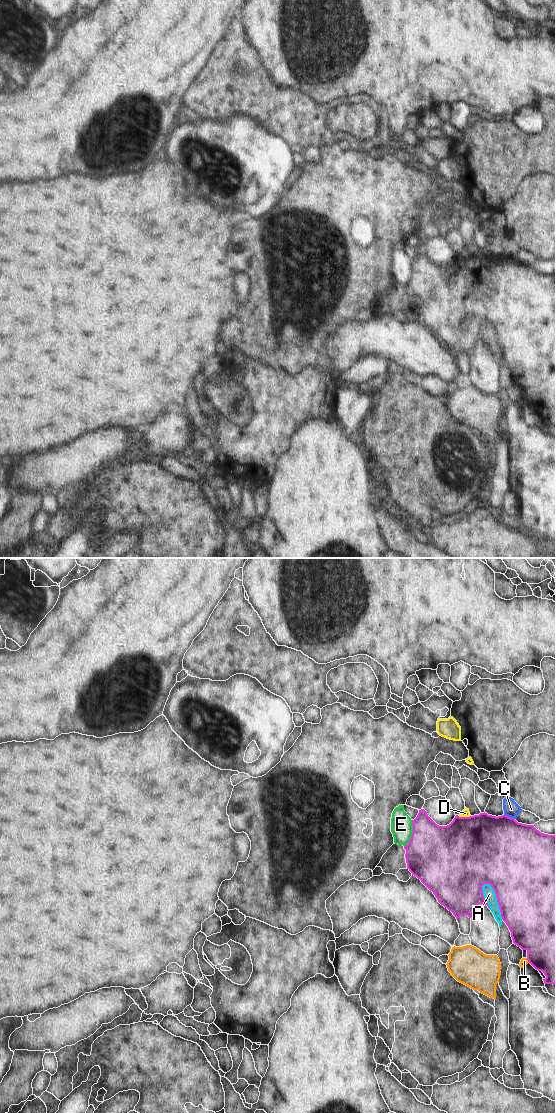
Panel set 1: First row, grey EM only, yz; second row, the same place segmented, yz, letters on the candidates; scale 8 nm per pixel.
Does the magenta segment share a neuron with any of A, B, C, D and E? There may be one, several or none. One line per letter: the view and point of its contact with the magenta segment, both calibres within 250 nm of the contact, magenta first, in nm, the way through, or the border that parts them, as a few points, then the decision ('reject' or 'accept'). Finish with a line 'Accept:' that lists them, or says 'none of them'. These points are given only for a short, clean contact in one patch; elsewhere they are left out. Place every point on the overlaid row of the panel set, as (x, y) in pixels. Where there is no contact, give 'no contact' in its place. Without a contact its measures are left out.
A: meets magenta in yz at (497, 900); 500 nm thick on the magenta side, 100 nm on the other; reject
B: meets magenta in yz at (527, 959); 460 nm thick on the magenta side, 60 nm on the other; reject
C: meets magenta in yz at (509, 817); 480 nm thick on the magenta side, 130 nm on the other; border along yz (504, 814), (514, 819); reject
D: meets magenta in yz at (464, 817); 500 nm thick on the magenta side, 60 nm on the other; border along yz (457, 815), (470, 816); reject
E: meets magenta in yz at (412, 833); 460 nm thick on the magenta side, 180 nm on the other; border along yz (412, 820), (411, 838), (404, 846); reject
Accept: none of them

